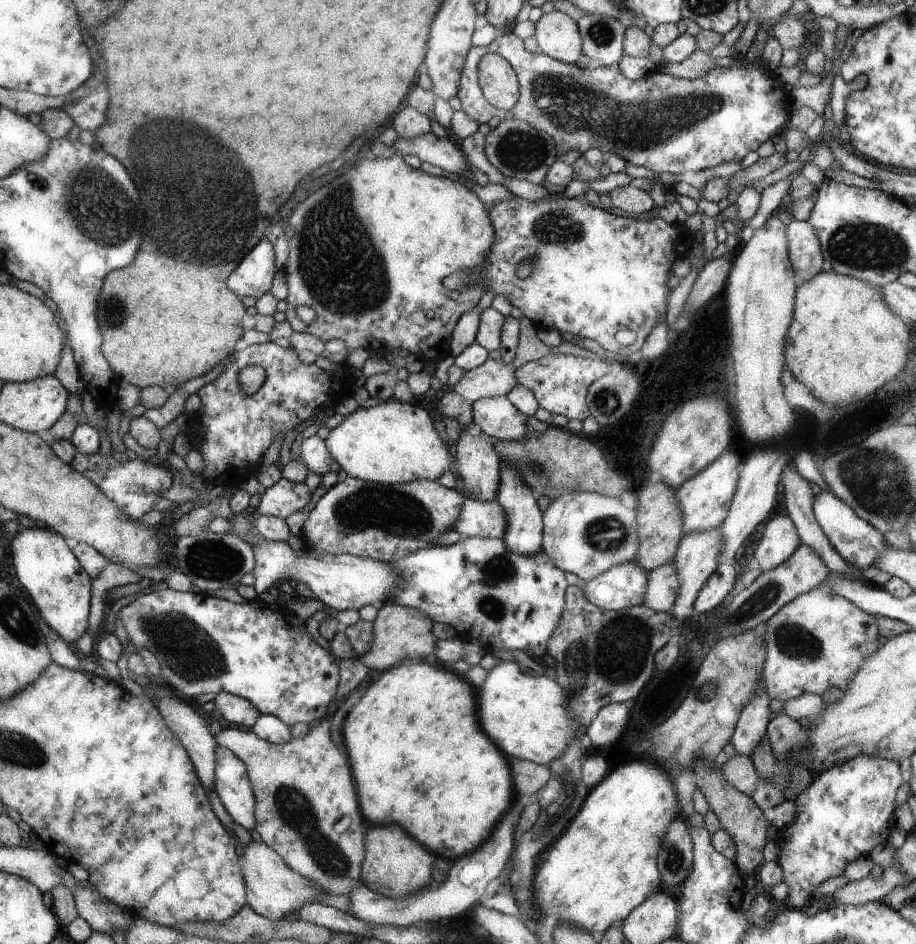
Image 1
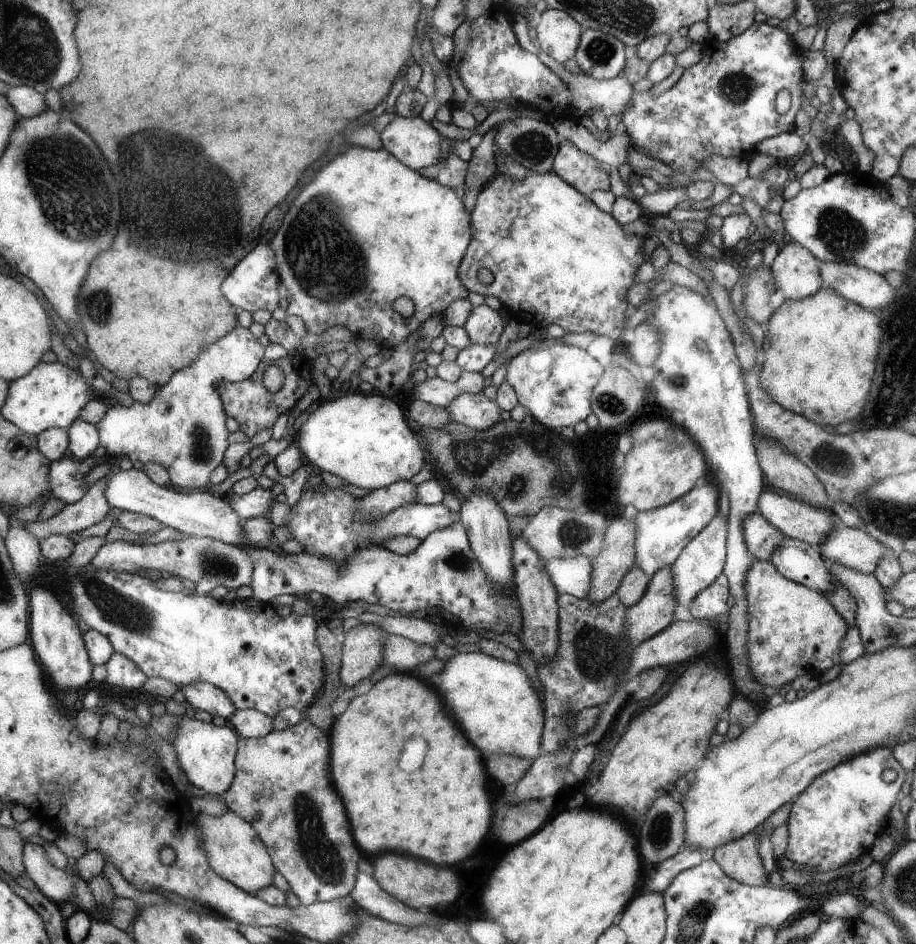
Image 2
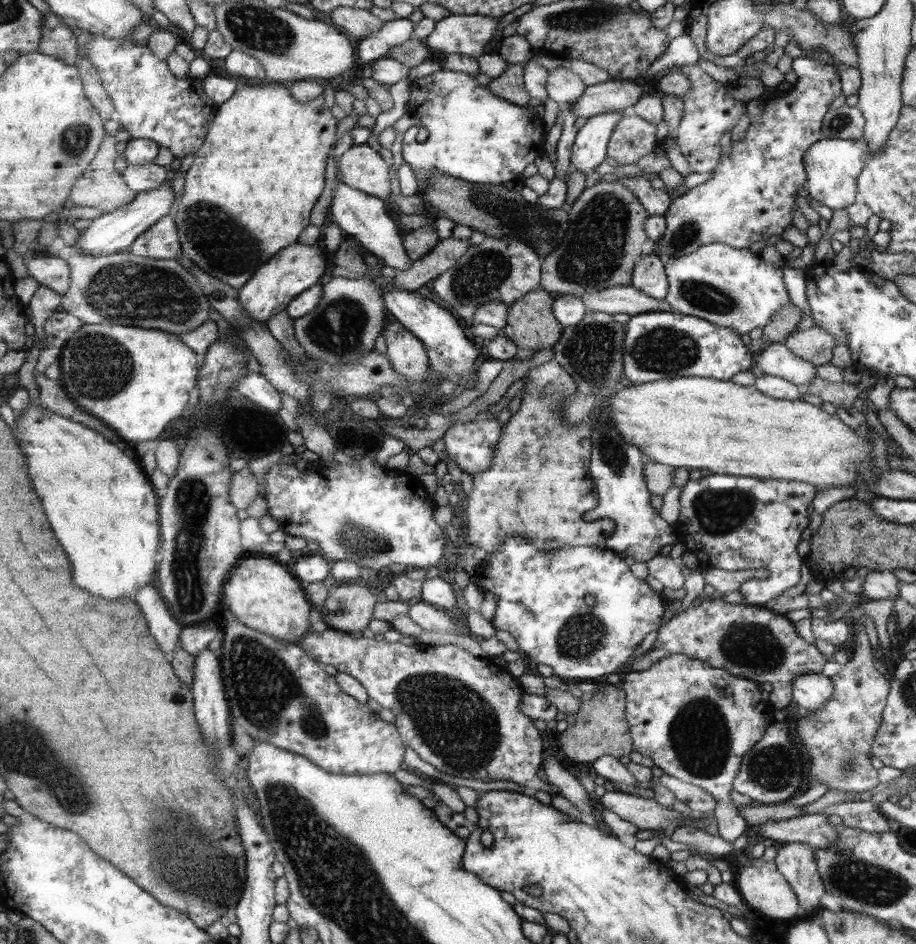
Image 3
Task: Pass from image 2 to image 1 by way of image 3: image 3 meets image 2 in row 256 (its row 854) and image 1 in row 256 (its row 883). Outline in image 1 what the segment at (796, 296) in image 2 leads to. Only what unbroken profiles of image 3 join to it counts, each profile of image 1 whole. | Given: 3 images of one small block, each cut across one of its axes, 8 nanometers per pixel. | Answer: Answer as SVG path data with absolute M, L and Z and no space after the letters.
M790 218L787 221L788 232L788 256L794 272L800 276L802 282L814 278L822 271L824 256L816 230L808 220L795 220Z

